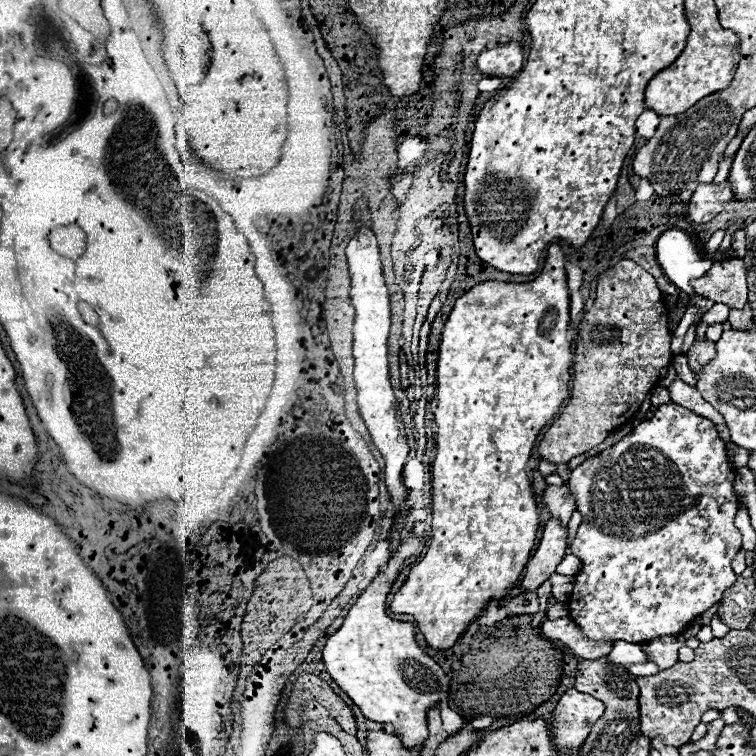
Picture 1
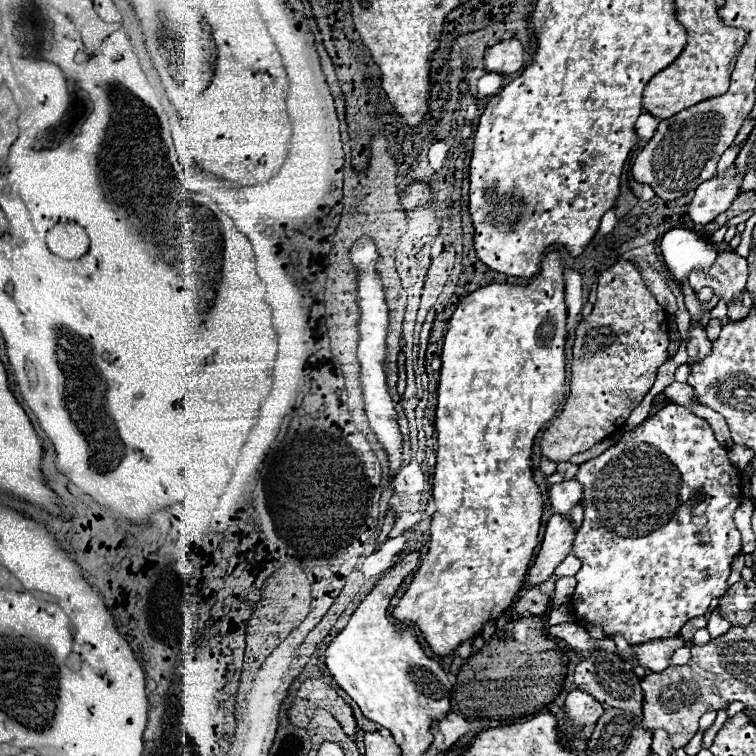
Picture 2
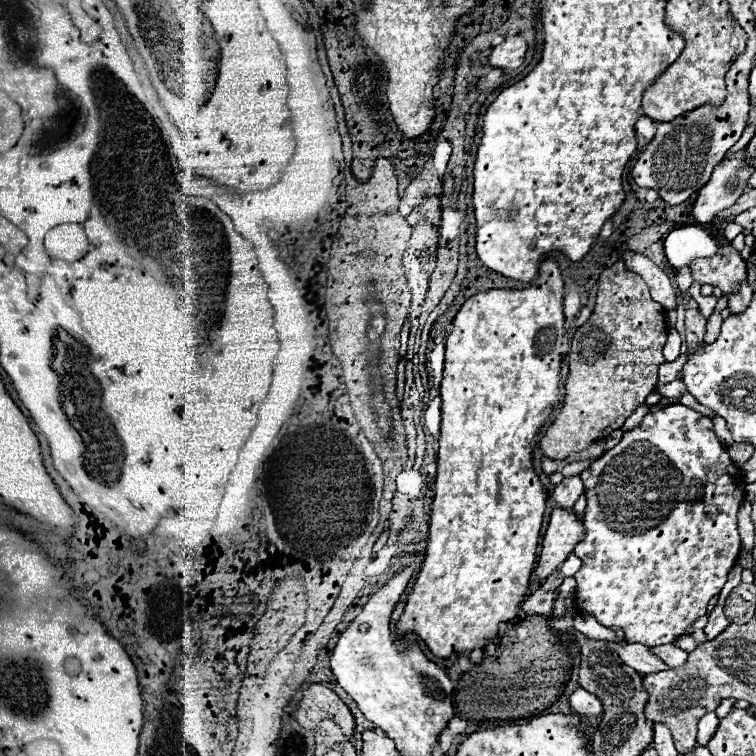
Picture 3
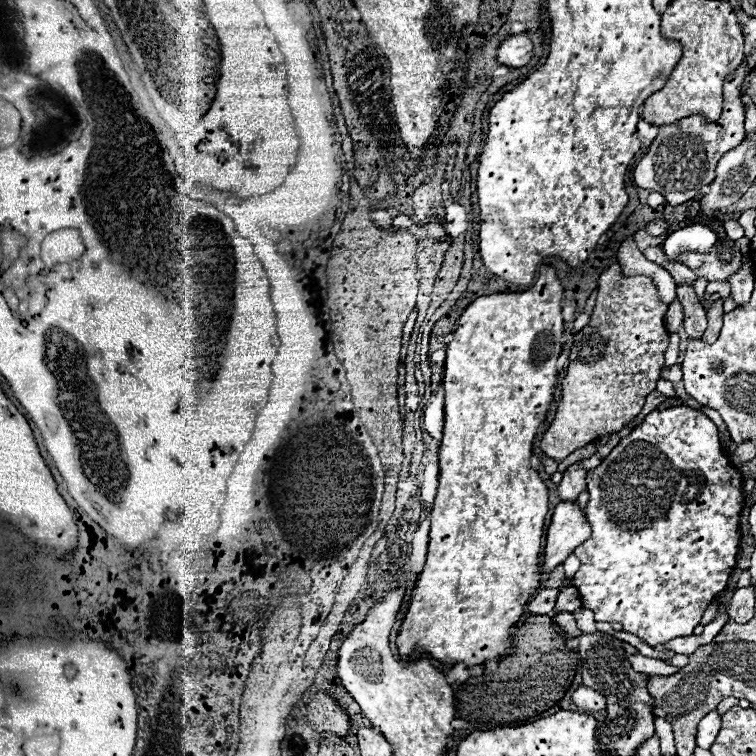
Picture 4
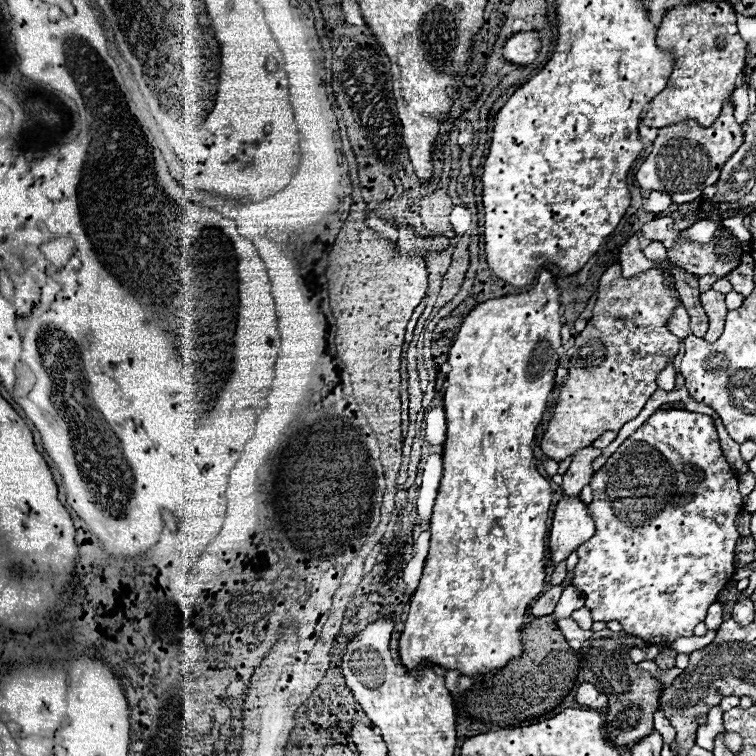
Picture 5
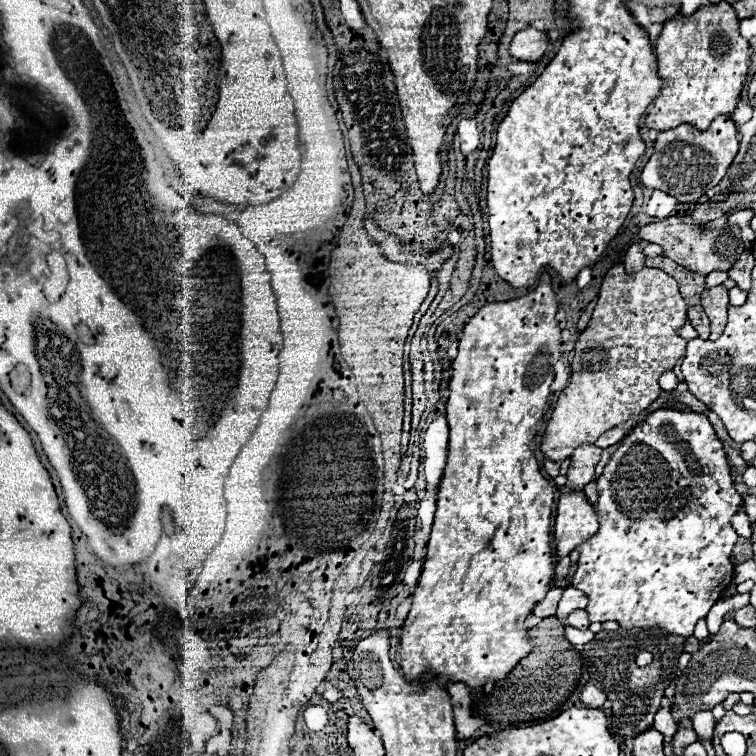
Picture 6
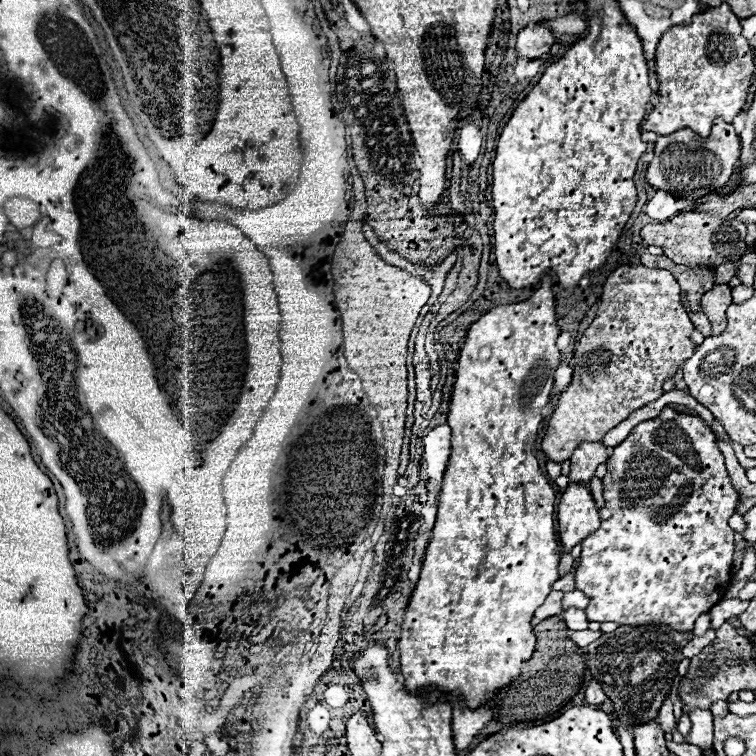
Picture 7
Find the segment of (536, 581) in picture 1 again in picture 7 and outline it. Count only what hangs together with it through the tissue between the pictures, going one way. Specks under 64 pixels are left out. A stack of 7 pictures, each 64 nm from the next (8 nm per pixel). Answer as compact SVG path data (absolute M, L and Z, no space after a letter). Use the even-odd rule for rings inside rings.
M568 484L558 502L558 536L564 552L570 552L586 536L598 530L598 526L600 514L590 490L578 488L578 484Z

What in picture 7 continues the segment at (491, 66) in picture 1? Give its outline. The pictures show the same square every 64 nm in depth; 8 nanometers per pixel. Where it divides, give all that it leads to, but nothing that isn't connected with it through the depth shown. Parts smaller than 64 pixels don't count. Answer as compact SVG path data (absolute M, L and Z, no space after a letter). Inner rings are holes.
M530 24L522 28L516 36L516 54L520 58L542 58L552 44L556 44L556 38L548 28L540 24Z

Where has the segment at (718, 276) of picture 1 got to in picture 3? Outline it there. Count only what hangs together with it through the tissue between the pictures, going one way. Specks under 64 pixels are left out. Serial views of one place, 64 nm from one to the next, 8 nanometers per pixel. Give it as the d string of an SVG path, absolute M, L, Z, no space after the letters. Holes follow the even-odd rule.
M738 250L718 252L710 260L696 260L692 264L692 278L700 284L712 284L726 296L732 294L746 278L746 262Z

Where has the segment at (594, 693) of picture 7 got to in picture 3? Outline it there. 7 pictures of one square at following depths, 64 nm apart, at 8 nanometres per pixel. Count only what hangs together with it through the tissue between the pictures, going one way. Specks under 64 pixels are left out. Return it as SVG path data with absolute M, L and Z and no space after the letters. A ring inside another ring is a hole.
M584 688L574 690L574 694L568 698L568 702L578 716L598 716L598 714L602 714L602 702L594 694L586 692Z

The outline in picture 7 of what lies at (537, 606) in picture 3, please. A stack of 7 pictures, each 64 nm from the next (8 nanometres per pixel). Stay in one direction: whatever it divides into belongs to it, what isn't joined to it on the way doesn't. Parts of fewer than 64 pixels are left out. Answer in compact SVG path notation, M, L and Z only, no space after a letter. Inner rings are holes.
M552 590L550 594L548 594L548 598L546 598L546 602L536 610L536 618L538 620L546 620L546 618L550 618L550 616L558 616L562 612L562 592L558 592L558 590Z

